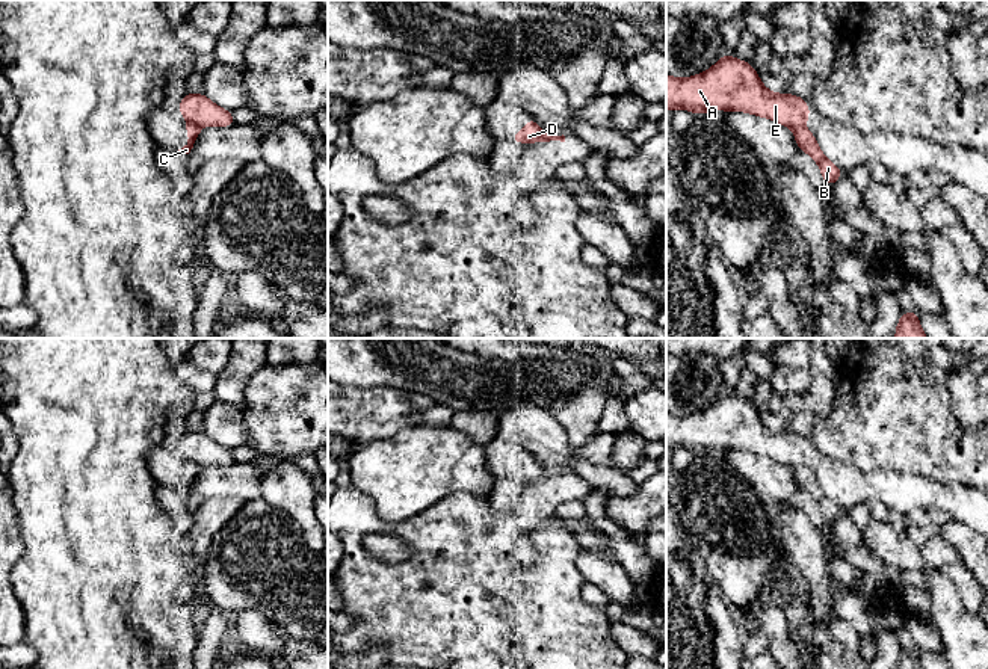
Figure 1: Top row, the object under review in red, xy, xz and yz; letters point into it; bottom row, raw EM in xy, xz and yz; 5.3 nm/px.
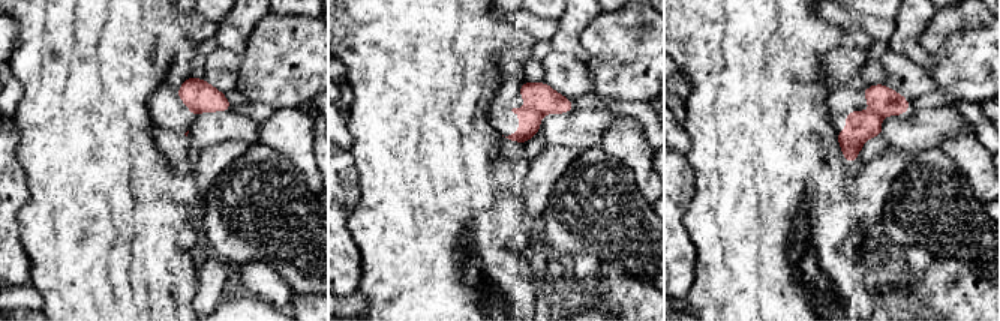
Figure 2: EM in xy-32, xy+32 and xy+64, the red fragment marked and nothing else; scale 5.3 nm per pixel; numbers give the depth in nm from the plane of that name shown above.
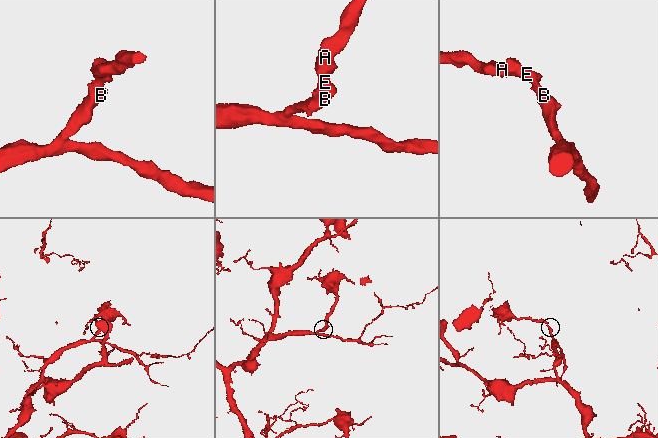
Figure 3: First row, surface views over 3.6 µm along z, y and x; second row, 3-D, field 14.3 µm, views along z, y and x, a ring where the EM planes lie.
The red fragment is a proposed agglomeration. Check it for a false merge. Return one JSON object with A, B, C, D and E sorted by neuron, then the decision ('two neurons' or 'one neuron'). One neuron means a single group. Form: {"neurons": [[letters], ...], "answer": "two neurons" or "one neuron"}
{"neurons": [["A", "B", "C", "D", "E"]], "answer": "one neuron"}

